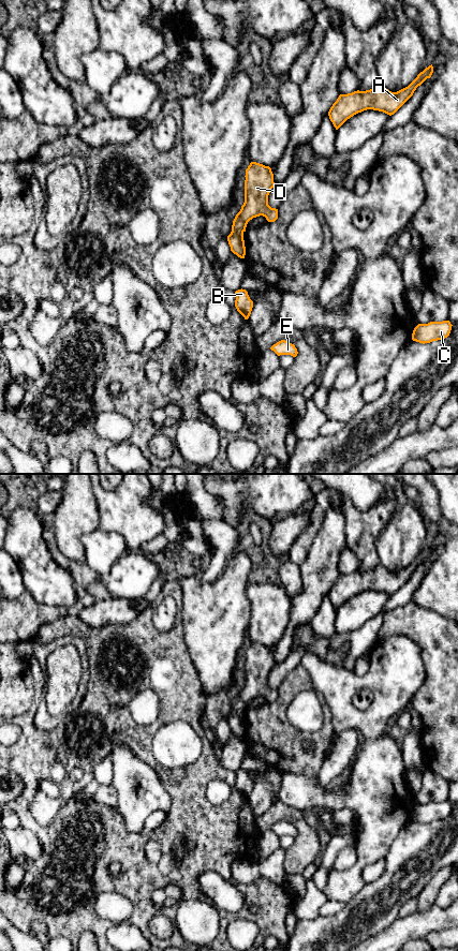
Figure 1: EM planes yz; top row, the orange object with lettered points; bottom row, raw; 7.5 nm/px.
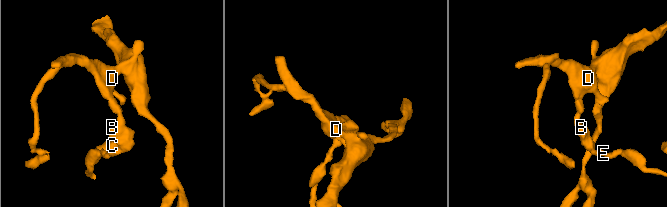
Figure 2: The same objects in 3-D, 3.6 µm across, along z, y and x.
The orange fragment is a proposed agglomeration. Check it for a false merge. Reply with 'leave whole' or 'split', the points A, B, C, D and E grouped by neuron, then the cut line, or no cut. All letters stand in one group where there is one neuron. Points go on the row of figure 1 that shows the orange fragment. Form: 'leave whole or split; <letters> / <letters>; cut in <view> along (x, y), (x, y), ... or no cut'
split; A D / B C E; cut in yz along (232, 229), (242, 233)

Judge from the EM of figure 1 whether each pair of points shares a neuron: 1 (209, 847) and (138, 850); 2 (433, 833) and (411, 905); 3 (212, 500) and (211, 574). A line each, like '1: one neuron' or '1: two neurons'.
1: one neuron
2: two neurons
3: one neuron

